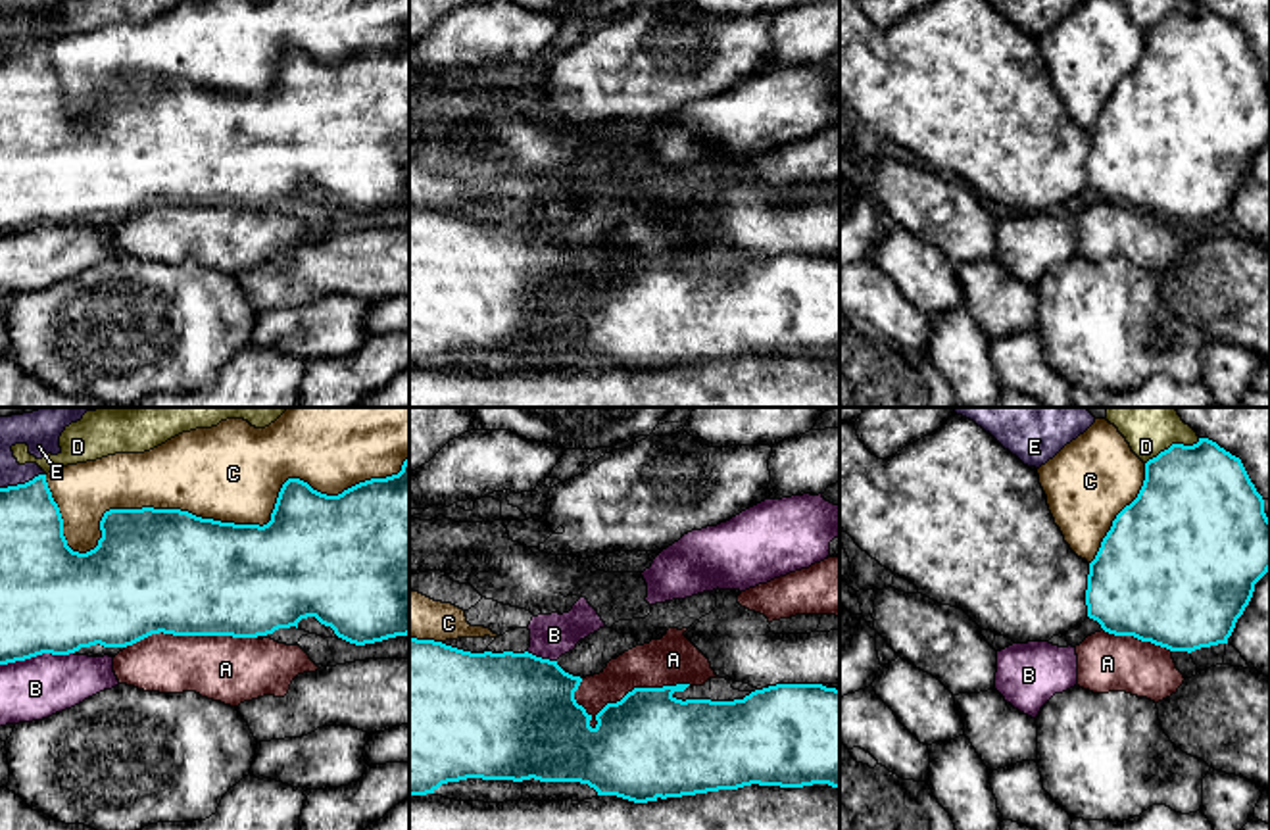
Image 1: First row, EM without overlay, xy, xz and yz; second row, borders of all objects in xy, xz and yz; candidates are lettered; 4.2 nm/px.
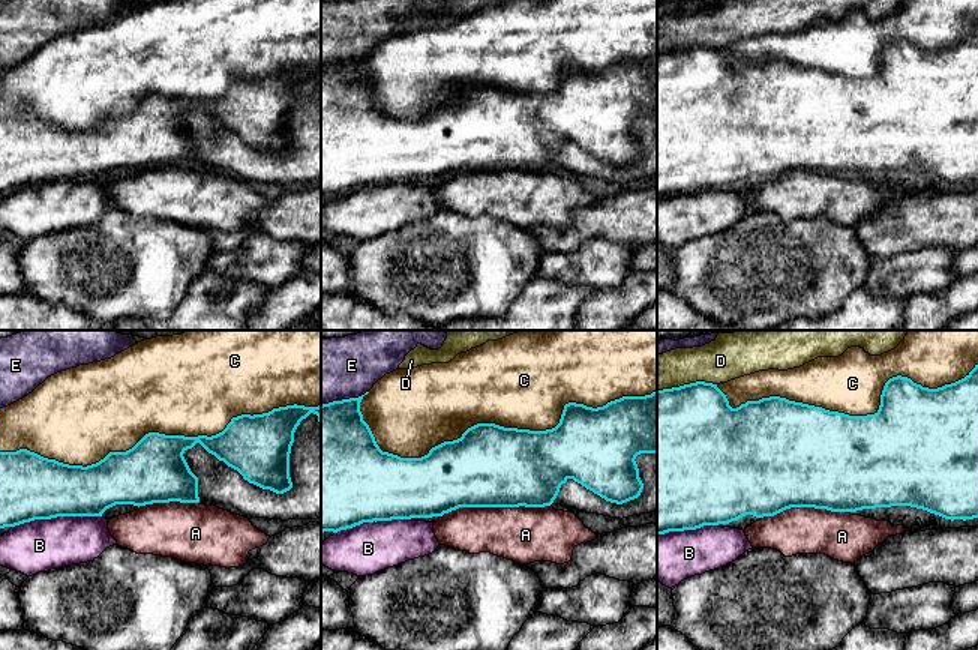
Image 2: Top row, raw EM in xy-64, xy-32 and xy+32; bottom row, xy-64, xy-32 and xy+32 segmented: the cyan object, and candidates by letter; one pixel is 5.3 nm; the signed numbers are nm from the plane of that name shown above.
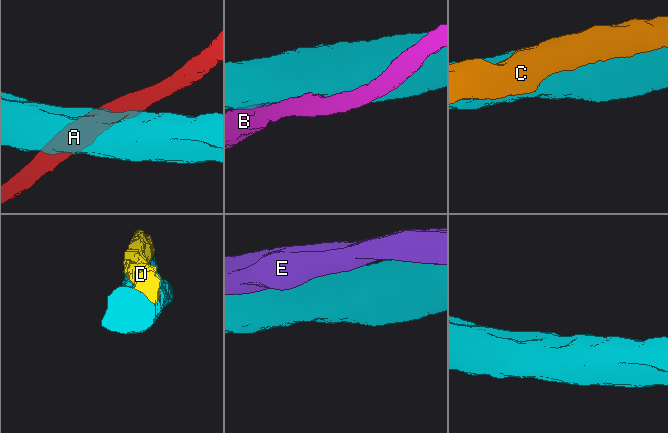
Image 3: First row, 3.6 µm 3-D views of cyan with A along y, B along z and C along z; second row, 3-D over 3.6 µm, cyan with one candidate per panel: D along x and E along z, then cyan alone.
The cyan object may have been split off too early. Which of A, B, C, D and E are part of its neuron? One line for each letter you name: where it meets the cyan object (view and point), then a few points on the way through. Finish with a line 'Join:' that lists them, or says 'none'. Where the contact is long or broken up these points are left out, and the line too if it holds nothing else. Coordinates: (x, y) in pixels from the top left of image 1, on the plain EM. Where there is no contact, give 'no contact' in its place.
C: meets cyan in xy at (208, 89)
Join: C

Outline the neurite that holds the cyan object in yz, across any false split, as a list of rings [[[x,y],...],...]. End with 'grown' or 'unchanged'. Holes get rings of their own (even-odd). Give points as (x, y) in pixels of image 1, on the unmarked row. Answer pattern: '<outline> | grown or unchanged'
[[[1086,0],[1066,13],[1053,29],[1038,38],[1039,54],[1047,65],[1049,81],[1061,98],[1070,119],[1089,133],[1086,175],[1087,186],[1114,206],[1134,206],[1141,211],[1166,217],[1170,221],[1195,221],[1218,213],[1228,213],[1237,188],[1249,175],[1255,154],[1270,140],[1270,88],[1264,83],[1264,69],[1251,52],[1239,27],[1232,25],[1216,12],[1199,8],[1193,15],[1172,13],[1157,27],[1143,33],[1118,0]]] | grown

